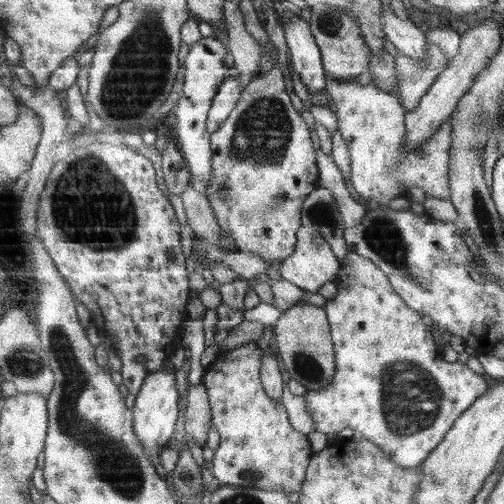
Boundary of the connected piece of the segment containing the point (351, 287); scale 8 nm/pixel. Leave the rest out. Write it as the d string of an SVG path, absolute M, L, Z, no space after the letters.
M348 251L339 263L339 270L332 280L336 294L323 306L336 369L331 382L322 390L305 391L303 394L305 410L313 420L313 431L340 436L359 432L362 439L379 447L383 456L395 466L419 467L430 450L441 442L456 418L475 402L475 398L485 394L487 384L481 374L474 373L463 363L441 360L429 328L423 325L421 316L393 292L380 268L353 251Z

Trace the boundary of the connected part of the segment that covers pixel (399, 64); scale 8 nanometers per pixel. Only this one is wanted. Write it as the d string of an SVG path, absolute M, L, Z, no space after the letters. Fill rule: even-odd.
M426 42L423 52L425 57L421 59L405 57L399 51L391 57L397 79L395 98L405 111L410 111L418 105L419 99L445 67L445 55L432 42Z

